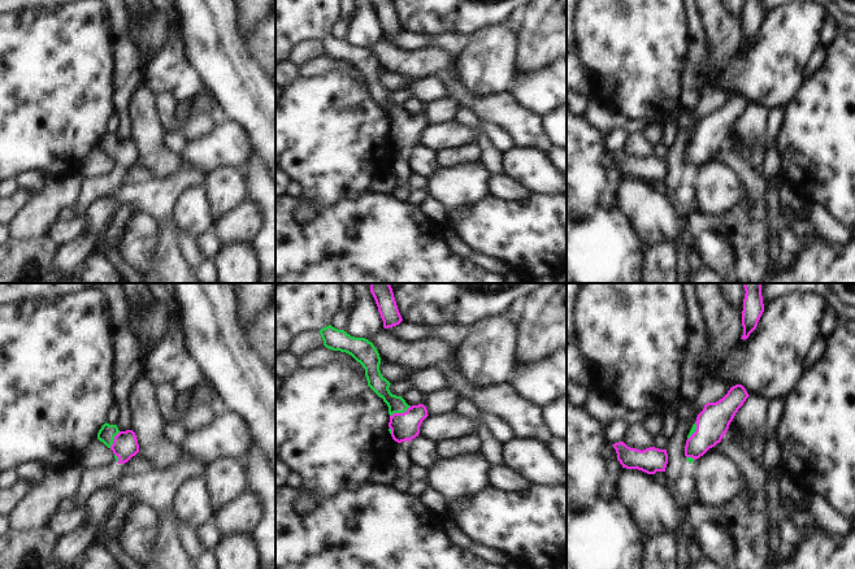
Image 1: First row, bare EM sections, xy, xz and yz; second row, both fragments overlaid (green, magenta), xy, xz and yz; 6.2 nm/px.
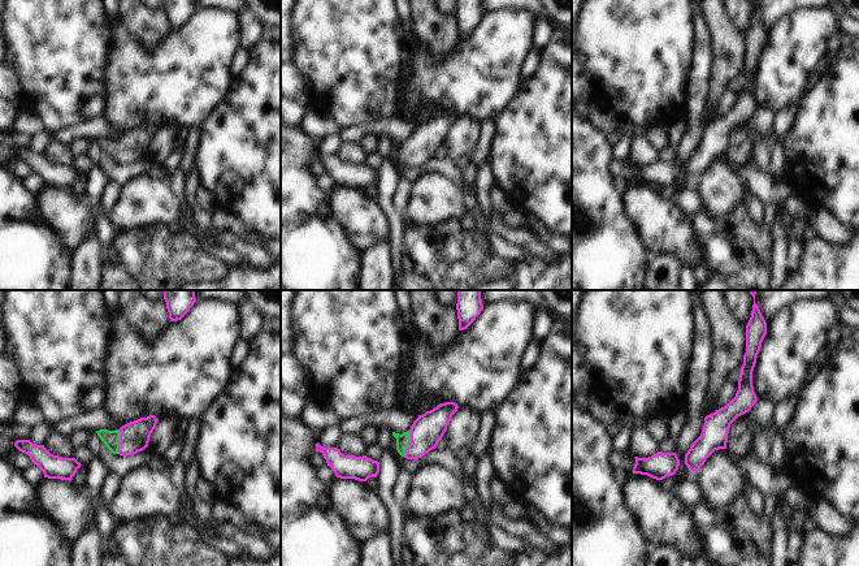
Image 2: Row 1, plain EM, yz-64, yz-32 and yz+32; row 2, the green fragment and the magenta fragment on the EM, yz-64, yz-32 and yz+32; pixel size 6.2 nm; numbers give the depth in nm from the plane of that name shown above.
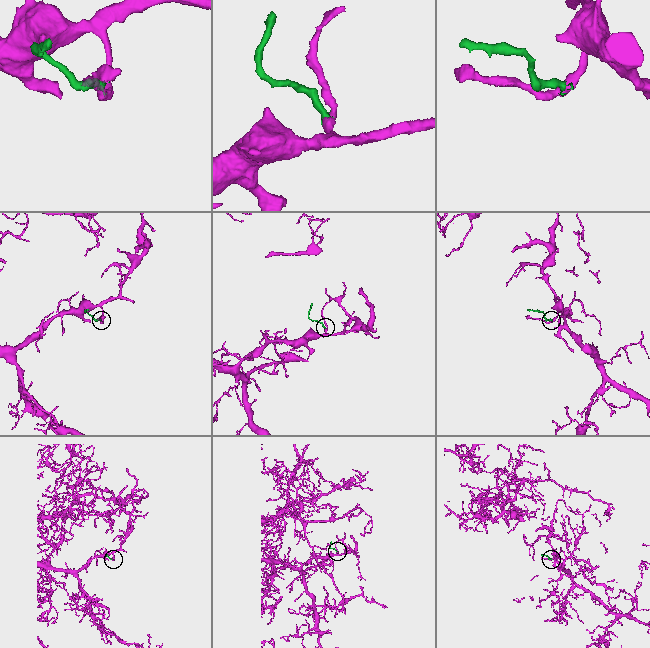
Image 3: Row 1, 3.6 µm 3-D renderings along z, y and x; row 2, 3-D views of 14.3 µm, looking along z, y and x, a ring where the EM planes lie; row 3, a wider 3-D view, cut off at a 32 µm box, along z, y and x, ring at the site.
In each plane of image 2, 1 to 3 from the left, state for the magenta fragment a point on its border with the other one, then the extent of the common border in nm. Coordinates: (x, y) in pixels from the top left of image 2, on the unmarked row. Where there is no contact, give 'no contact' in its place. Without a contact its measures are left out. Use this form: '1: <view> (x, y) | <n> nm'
1: yz-64 (118, 150) | 150 nm
2: yz-32 (410, 150) | 170 nm
3: no contact

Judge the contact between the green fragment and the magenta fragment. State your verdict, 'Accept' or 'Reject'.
Accept.

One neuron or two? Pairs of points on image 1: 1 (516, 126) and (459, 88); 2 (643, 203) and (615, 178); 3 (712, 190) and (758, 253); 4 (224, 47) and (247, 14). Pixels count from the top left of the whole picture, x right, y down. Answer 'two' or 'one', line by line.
1: one
2: two
3: two
4: two

